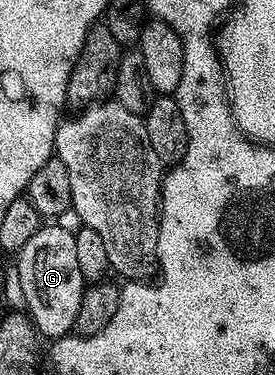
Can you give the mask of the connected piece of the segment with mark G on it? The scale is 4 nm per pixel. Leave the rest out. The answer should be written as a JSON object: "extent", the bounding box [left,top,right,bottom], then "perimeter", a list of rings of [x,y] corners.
{"extent":[16,224,84,340],"perimeter":[[[57,224],[43,225],[36,236],[32,236],[32,240],[28,240],[28,244],[18,251],[16,261],[18,286],[26,301],[24,310],[30,315],[38,333],[46,340],[66,337],[74,330],[84,289],[80,264],[76,261],[74,232],[66,231]]]}

